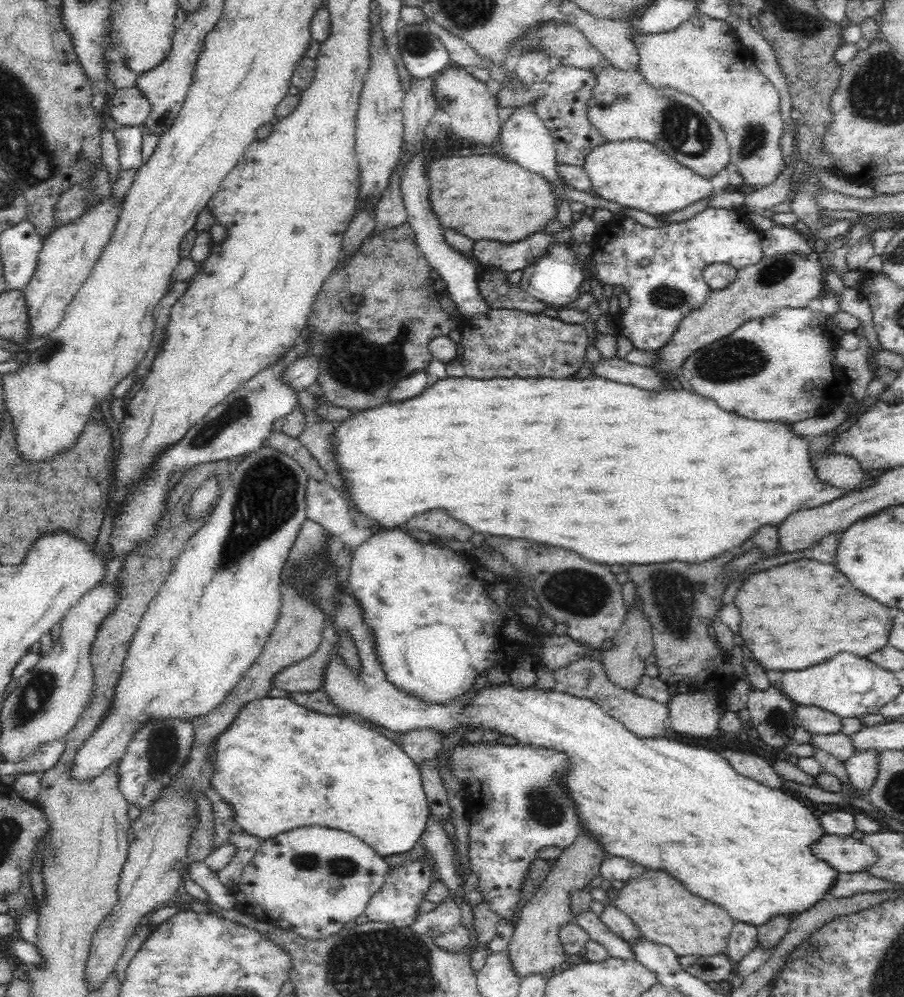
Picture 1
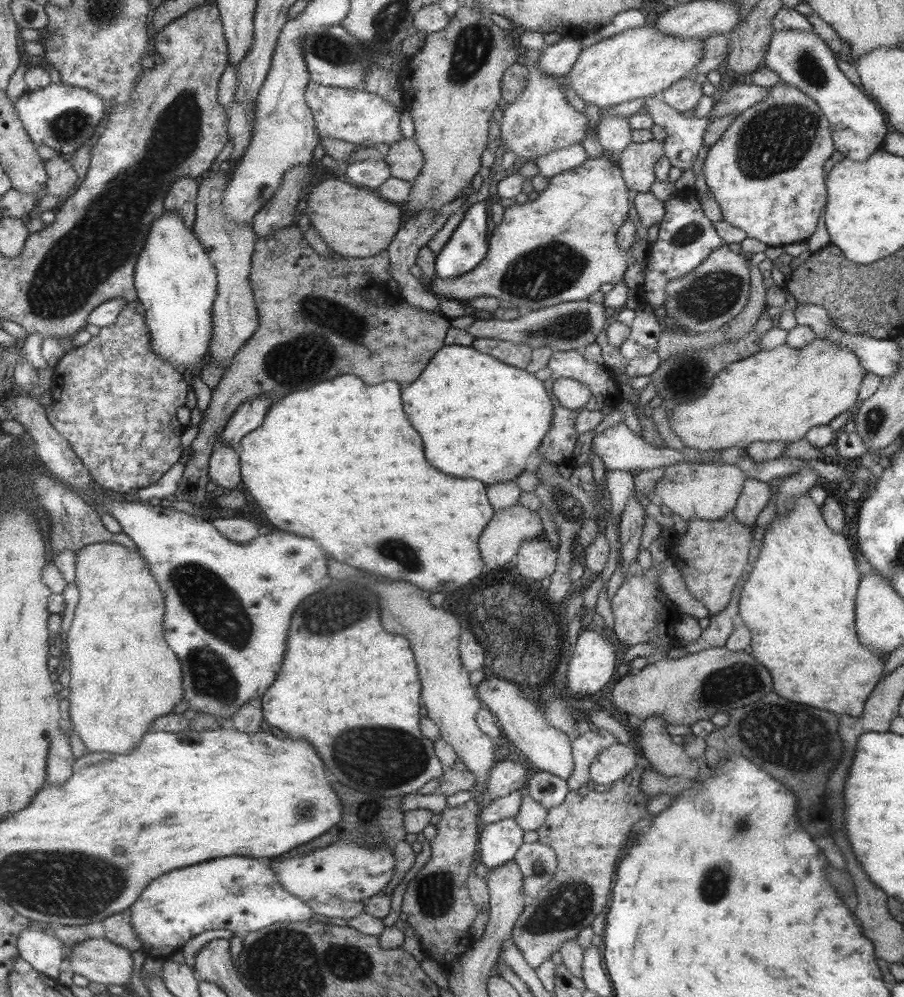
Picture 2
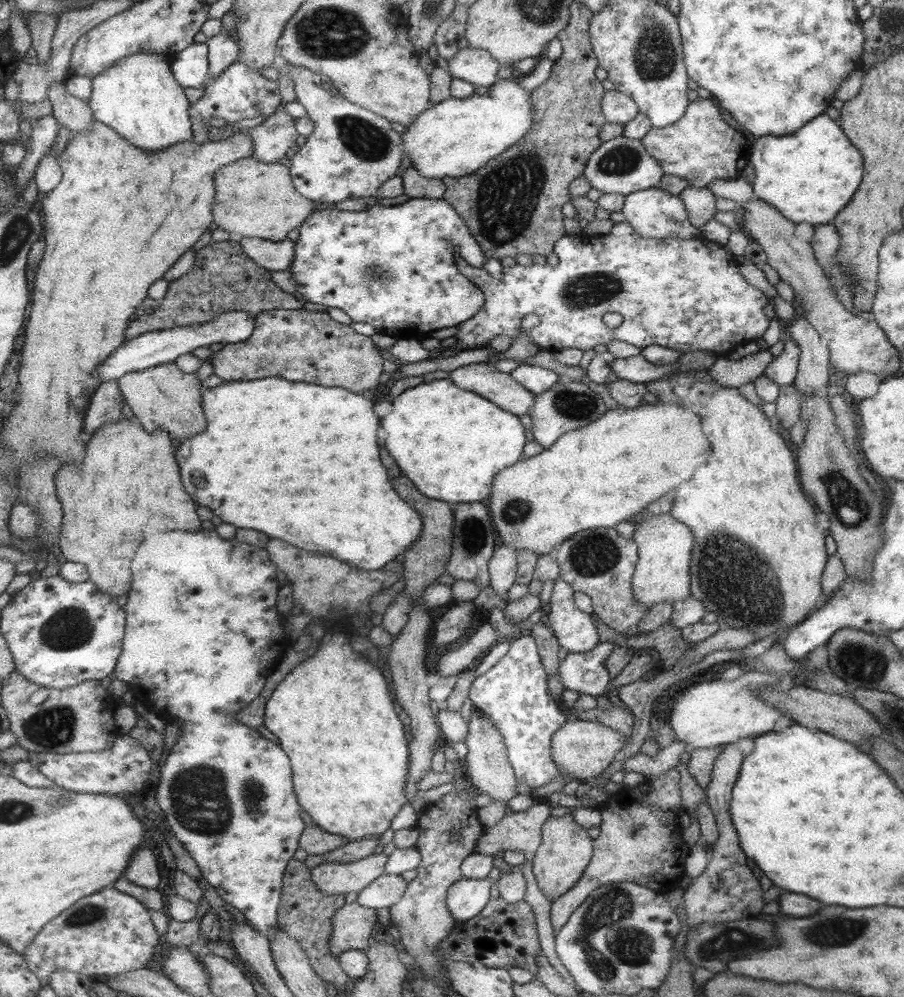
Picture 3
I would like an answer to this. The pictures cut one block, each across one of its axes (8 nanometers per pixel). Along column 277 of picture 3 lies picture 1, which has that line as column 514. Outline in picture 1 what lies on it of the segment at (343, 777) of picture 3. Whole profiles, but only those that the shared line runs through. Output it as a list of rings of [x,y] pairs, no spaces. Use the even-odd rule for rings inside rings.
[[[306,520],[300,525],[299,532],[294,537],[294,546],[288,552],[288,558],[284,562],[284,570],[280,570],[280,585],[281,587],[290,586],[300,598],[307,598],[310,602],[314,602],[316,607],[320,607],[320,611],[324,612],[325,621],[332,623],[333,631],[336,636],[336,644],[331,648],[327,661],[325,662],[322,675],[322,690],[328,696],[328,700],[339,710],[339,714],[352,714],[359,718],[360,722],[370,724],[370,726],[378,726],[380,728],[387,728],[396,732],[396,734],[408,734],[408,732],[416,732],[416,730],[434,730],[440,734],[440,738],[456,732],[456,730],[466,730],[468,732],[476,732],[476,730],[486,730],[486,732],[498,732],[498,736],[506,738],[514,738],[516,744],[520,746],[538,746],[546,750],[555,750],[570,760],[568,762],[568,774],[564,774],[564,778],[559,778],[562,782],[564,790],[568,790],[567,794],[572,798],[572,802],[576,802],[576,816],[579,823],[579,829],[588,832],[599,846],[602,846],[604,851],[612,854],[613,857],[620,857],[629,860],[633,864],[642,864],[644,868],[650,870],[664,870],[666,874],[672,874],[672,878],[678,878],[684,888],[704,900],[710,900],[714,904],[722,905],[729,915],[736,922],[747,922],[750,925],[759,927],[766,921],[771,920],[772,917],[786,916],[796,918],[798,914],[802,913],[809,906],[815,904],[822,898],[826,898],[827,890],[831,888],[831,882],[835,881],[835,874],[837,873],[831,866],[825,862],[821,862],[816,858],[809,849],[810,843],[818,840],[820,836],[824,836],[824,831],[820,827],[820,823],[806,806],[802,806],[798,799],[788,796],[782,788],[775,789],[764,786],[751,778],[744,778],[743,775],[738,774],[729,764],[722,754],[718,754],[706,748],[681,743],[679,741],[670,739],[668,735],[664,737],[644,738],[626,730],[621,722],[606,714],[594,701],[590,698],[577,698],[571,696],[566,692],[559,692],[558,690],[544,690],[537,685],[528,686],[528,688],[518,688],[511,682],[502,682],[502,684],[486,684],[480,690],[476,686],[472,686],[472,690],[464,692],[460,698],[452,698],[452,702],[424,702],[422,698],[412,698],[412,694],[404,694],[404,690],[398,690],[393,686],[392,682],[388,681],[384,674],[384,667],[380,665],[380,659],[376,656],[376,641],[374,640],[373,629],[366,623],[366,615],[362,612],[360,601],[352,596],[352,591],[348,588],[349,584],[341,586],[340,567],[333,562],[329,562],[329,554],[326,554],[326,547],[329,546],[328,538],[331,534],[326,532],[326,529],[312,520]],[[342,636],[349,636],[351,642],[354,643],[359,667],[354,671],[344,657],[338,653],[337,638]]]

